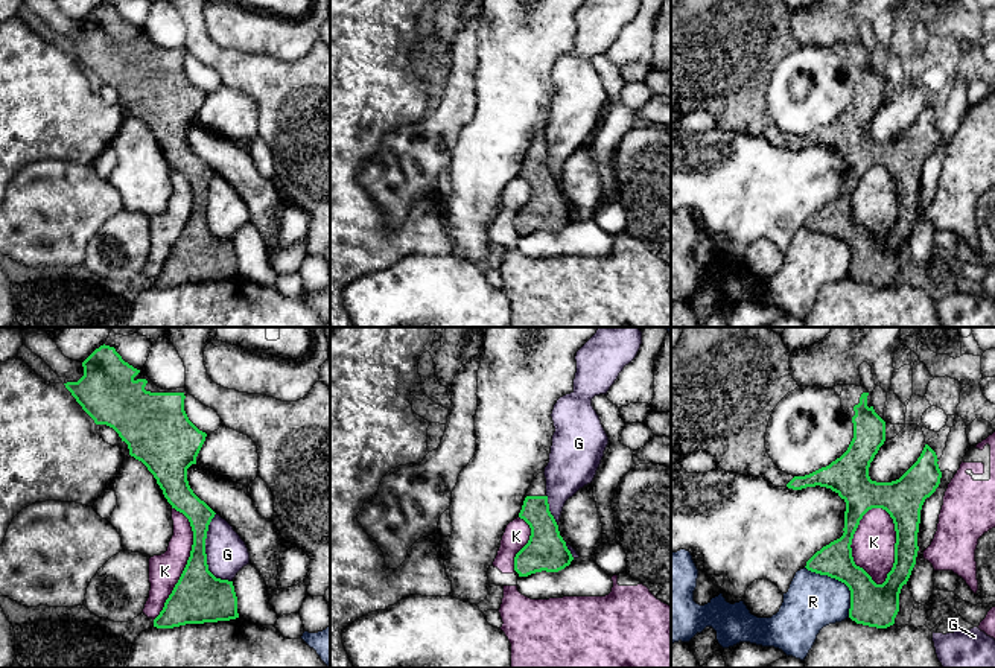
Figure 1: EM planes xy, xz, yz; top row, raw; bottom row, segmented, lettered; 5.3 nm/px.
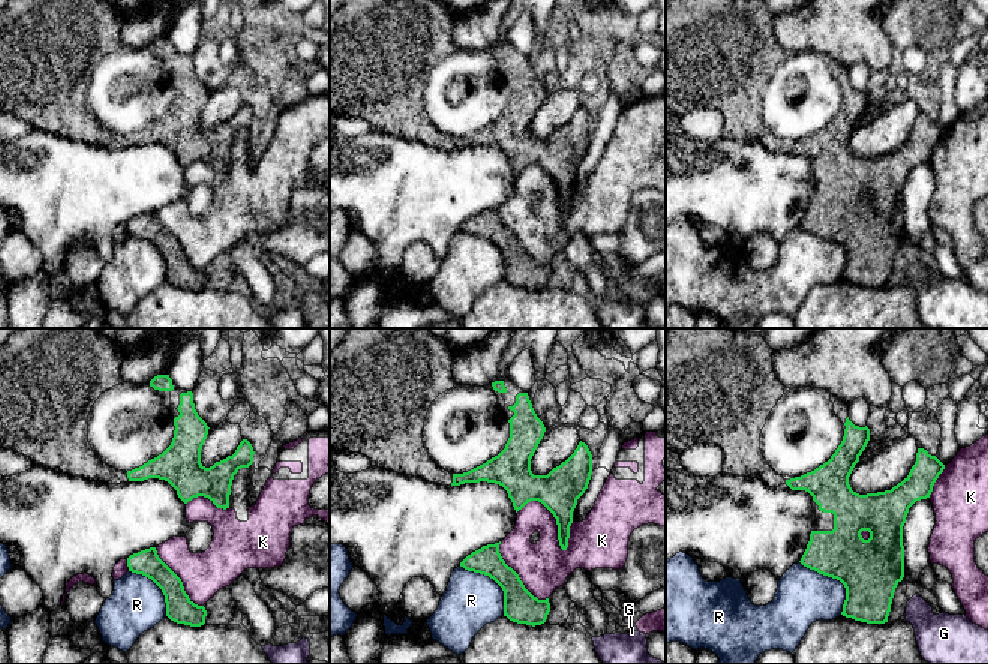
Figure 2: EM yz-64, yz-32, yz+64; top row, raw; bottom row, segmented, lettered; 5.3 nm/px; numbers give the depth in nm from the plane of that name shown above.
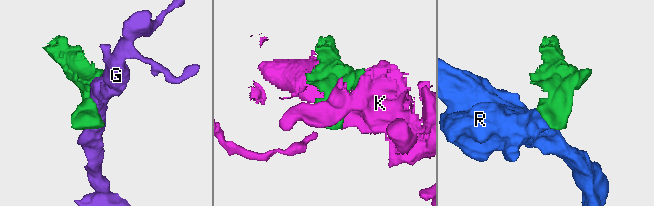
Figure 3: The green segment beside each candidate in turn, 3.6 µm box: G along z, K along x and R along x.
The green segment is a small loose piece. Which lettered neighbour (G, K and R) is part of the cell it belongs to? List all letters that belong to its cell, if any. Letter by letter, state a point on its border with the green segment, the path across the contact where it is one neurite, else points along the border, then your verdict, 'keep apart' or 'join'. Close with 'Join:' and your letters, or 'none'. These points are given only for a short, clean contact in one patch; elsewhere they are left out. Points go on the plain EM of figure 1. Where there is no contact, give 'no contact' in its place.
G: contact xy (204, 212); keep apart
K: contact yz (896, 201); keep apart
R: contact yz (842, 241); keep apart
Join: none

